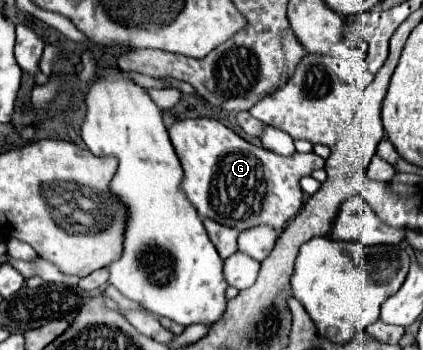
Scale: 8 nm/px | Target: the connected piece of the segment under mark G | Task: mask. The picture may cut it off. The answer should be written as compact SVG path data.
M212 118L180 120L168 128L168 134L184 170L182 190L186 198L200 216L238 228L240 232L258 224L270 224L272 228L284 230L302 208L302 188L298 180L324 168L324 160L314 152L296 152L288 158L278 156L246 142Z

